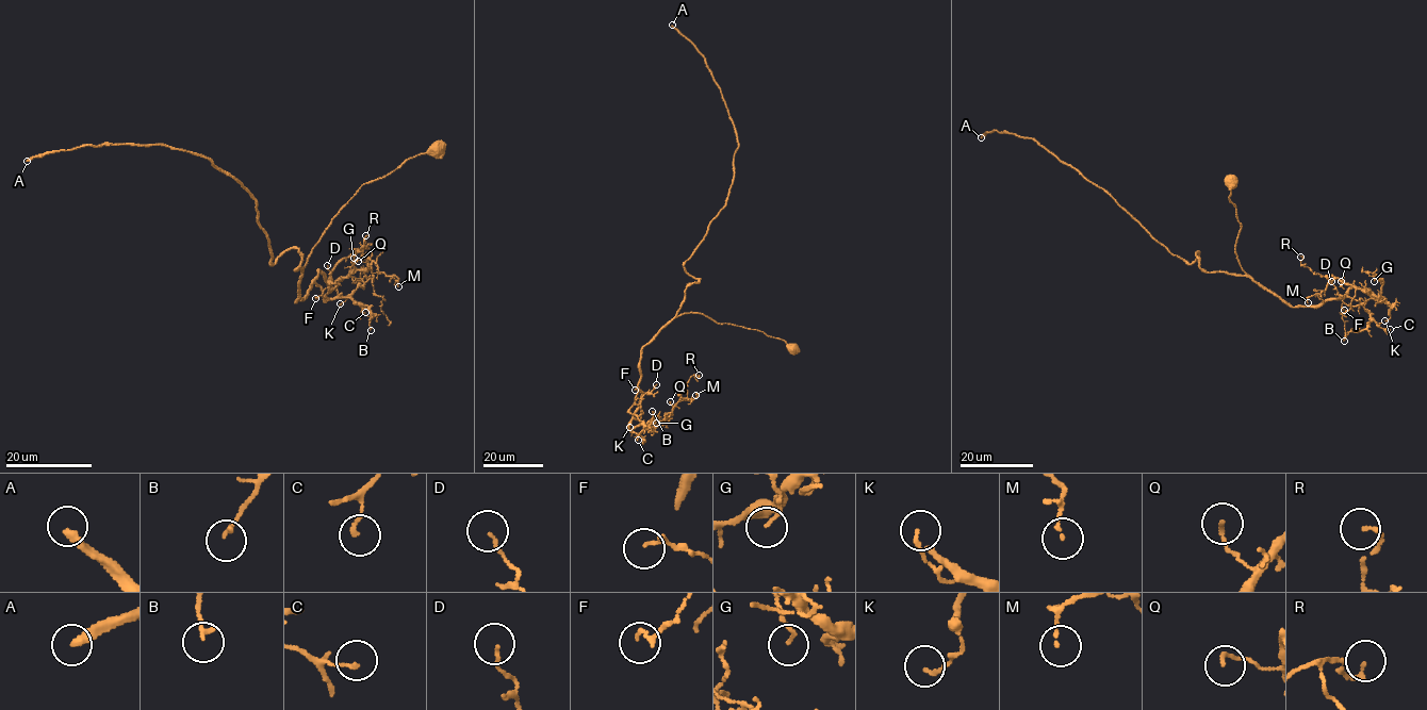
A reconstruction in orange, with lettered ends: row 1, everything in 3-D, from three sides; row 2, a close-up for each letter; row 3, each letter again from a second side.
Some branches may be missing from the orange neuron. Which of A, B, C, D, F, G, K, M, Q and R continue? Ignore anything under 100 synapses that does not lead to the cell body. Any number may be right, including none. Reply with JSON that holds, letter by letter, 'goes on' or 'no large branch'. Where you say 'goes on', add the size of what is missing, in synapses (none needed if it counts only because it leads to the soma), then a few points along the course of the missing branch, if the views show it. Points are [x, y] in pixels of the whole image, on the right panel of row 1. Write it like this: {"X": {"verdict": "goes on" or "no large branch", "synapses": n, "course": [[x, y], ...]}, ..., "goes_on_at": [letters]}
{"A": {"verdict": "goes on", "synapses": 180}, "B": {"verdict": "no large branch"}, "C": {"verdict": "no large branch"}, "D": {"verdict": "no large branch"}, "F": {"verdict": "no large branch"}, "G": {"verdict": "no large branch"}, "K": {"verdict": "no large branch"}, "M": {"verdict": "no large branch"}, "Q": {"verdict": "no large branch"}, "R": {"verdict": "no large branch"}, "goes_on_at": ["A"]}

